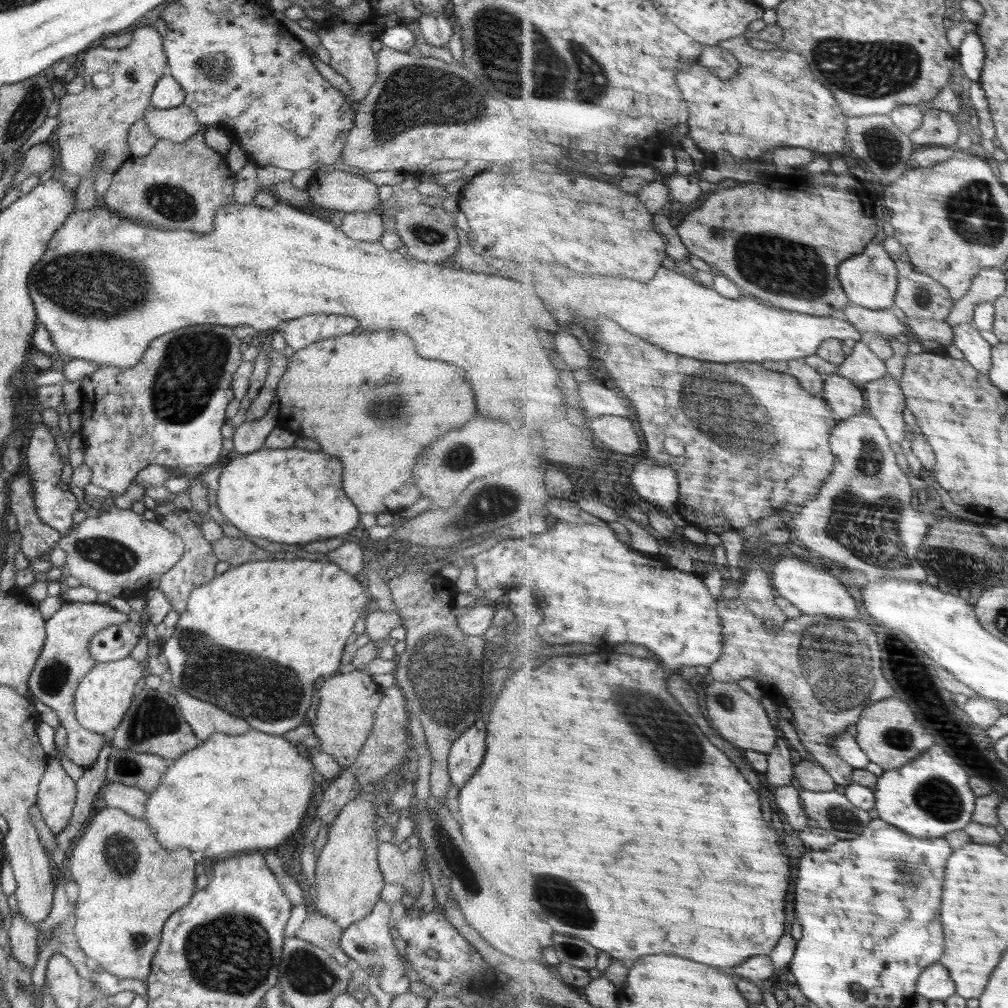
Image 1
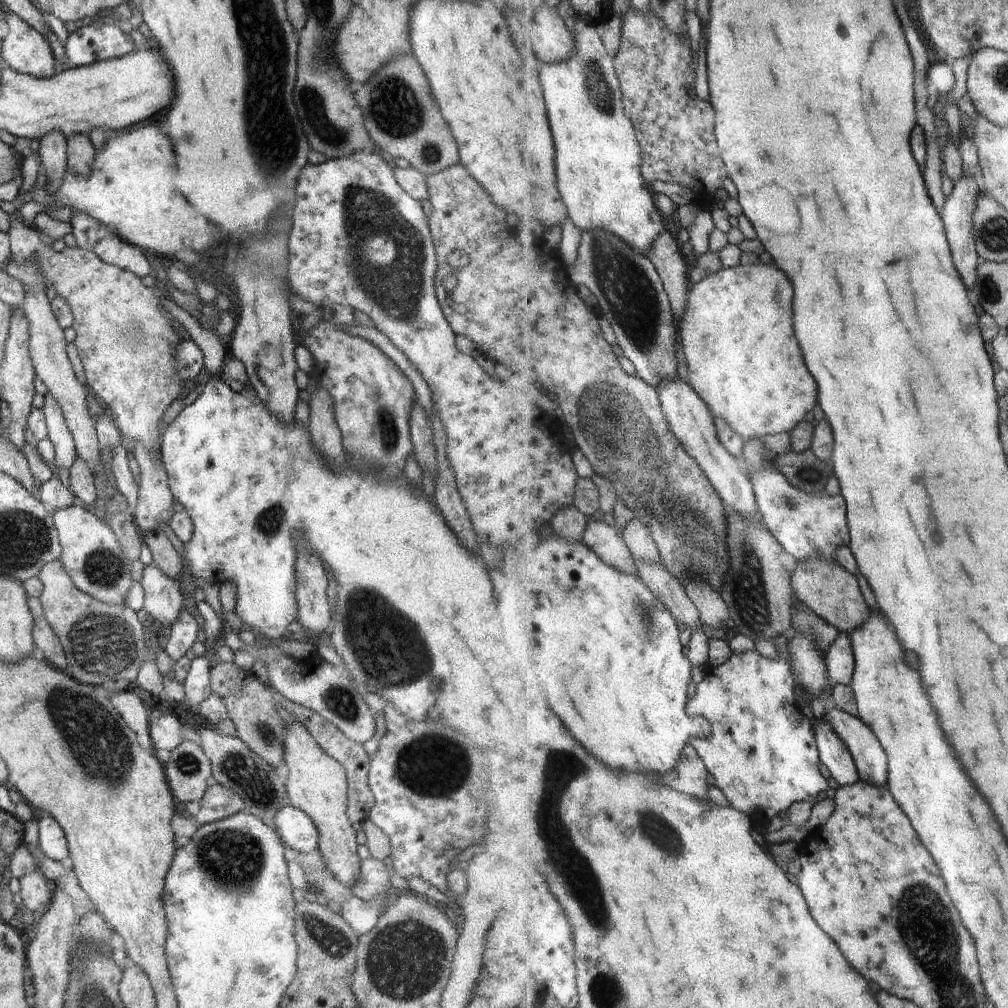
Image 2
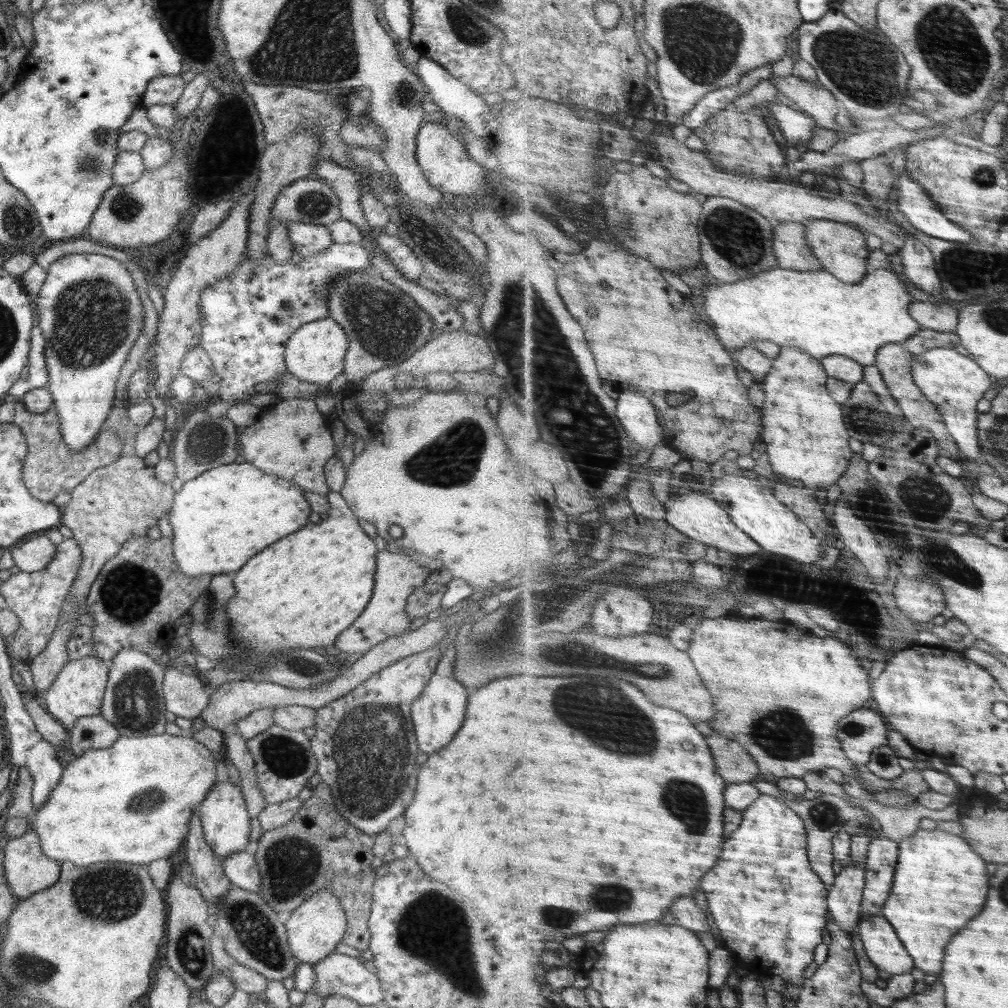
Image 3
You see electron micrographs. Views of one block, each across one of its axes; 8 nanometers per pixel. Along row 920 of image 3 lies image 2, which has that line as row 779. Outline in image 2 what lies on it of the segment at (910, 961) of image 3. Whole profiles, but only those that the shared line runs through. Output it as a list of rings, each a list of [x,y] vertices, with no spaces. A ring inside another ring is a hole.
[[[827,704],[826,719],[848,743],[862,778],[879,787],[888,786],[889,756],[875,730],[862,717],[855,717],[838,708],[836,704],[834,708],[830,708],[829,705],[833,704]]]

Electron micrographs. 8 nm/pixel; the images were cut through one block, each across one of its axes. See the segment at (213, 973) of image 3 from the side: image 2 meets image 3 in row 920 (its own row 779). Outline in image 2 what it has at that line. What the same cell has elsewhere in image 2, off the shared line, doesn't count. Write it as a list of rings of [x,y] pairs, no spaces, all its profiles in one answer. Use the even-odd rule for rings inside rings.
[[[183,740],[170,751],[170,758],[163,767],[173,796],[184,804],[200,802],[208,787],[206,780],[211,775],[210,759],[200,745]]]

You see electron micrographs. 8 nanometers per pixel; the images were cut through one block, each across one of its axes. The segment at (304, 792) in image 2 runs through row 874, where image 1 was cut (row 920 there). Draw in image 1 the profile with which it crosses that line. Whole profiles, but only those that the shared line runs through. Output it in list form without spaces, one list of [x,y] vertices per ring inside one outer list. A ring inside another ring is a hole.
[[[378,783],[380,788],[375,789],[372,786],[365,786],[356,800],[348,802],[344,809],[341,810],[338,817],[331,824],[328,830],[327,841],[320,852],[316,865],[316,876],[314,891],[317,893],[318,902],[317,907],[319,911],[330,919],[335,920],[335,923],[344,930],[351,924],[362,920],[375,907],[378,902],[381,892],[385,890],[385,883],[380,874],[377,861],[377,844],[378,835],[376,835],[376,827],[381,823],[376,819],[376,810],[374,806],[377,805],[376,795],[383,792],[383,784]]]

